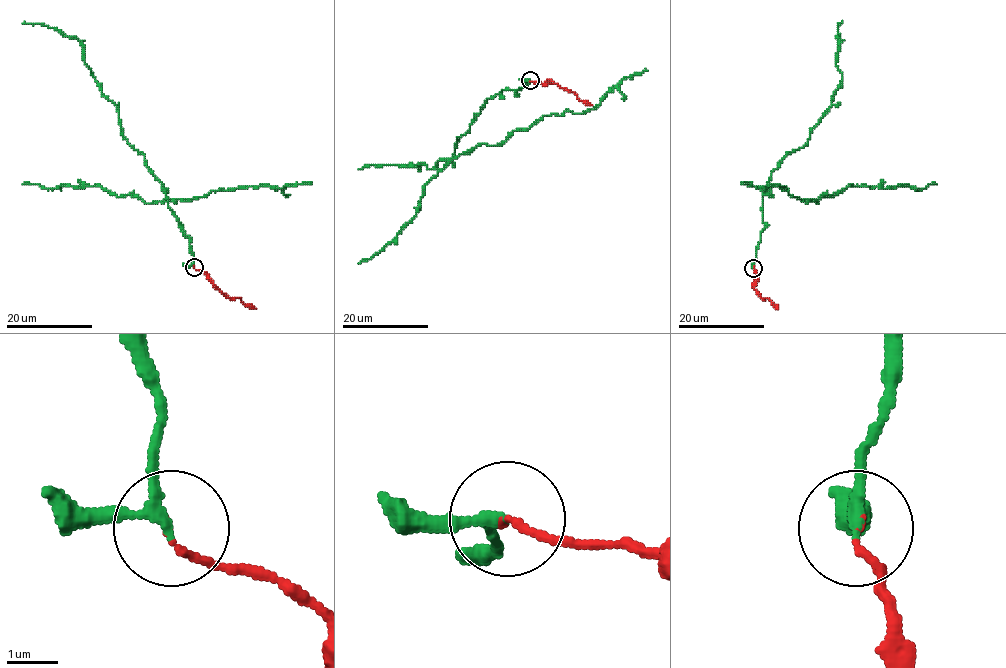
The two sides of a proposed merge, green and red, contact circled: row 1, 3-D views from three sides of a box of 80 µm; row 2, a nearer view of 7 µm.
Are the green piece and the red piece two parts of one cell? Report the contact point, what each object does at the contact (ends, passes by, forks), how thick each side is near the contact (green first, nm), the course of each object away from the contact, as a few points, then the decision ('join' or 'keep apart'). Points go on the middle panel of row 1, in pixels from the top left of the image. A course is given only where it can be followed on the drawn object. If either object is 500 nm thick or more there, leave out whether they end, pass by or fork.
at (530, 80); green passes by; red ends there; 200 nm thick on the green side, 100 nm on the other; green runs (530, 81), (489, 98), (452, 158), (432, 168), (421, 163), (359, 170); red runs (530, 81), (554, 82), (591, 105); join

